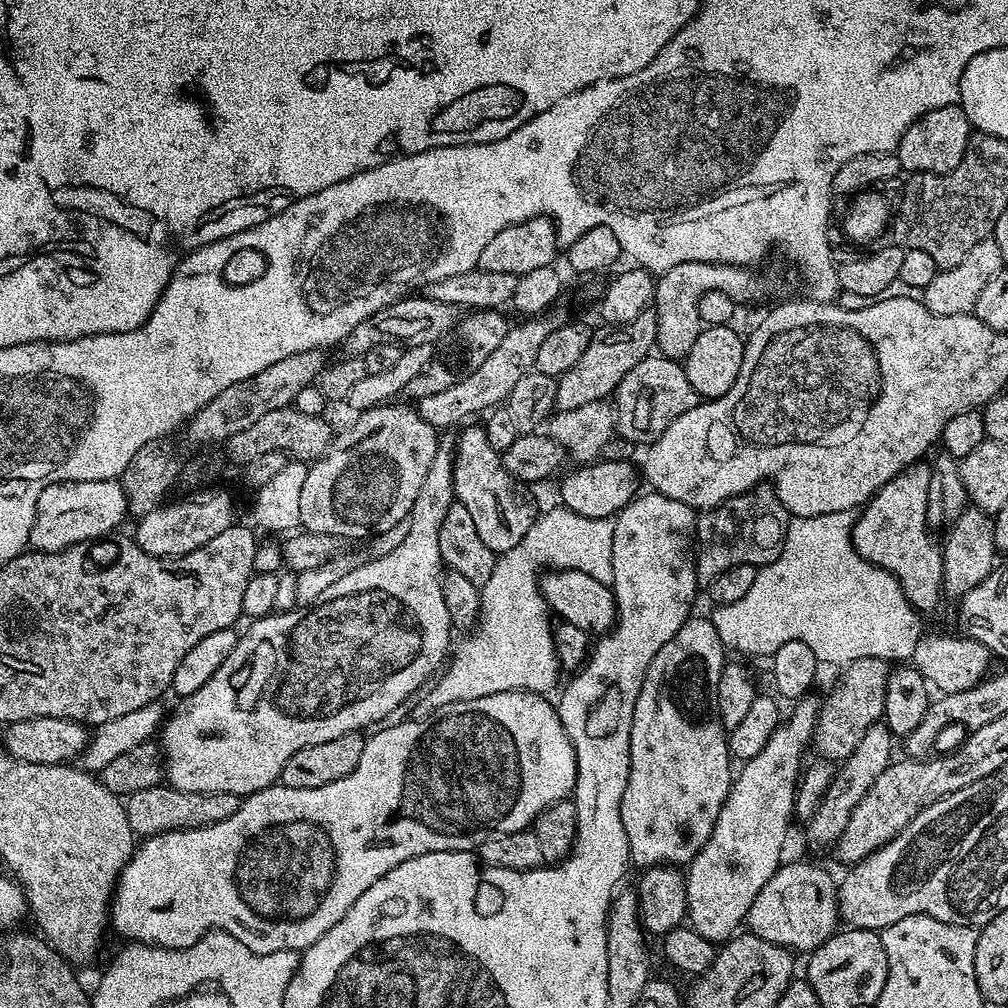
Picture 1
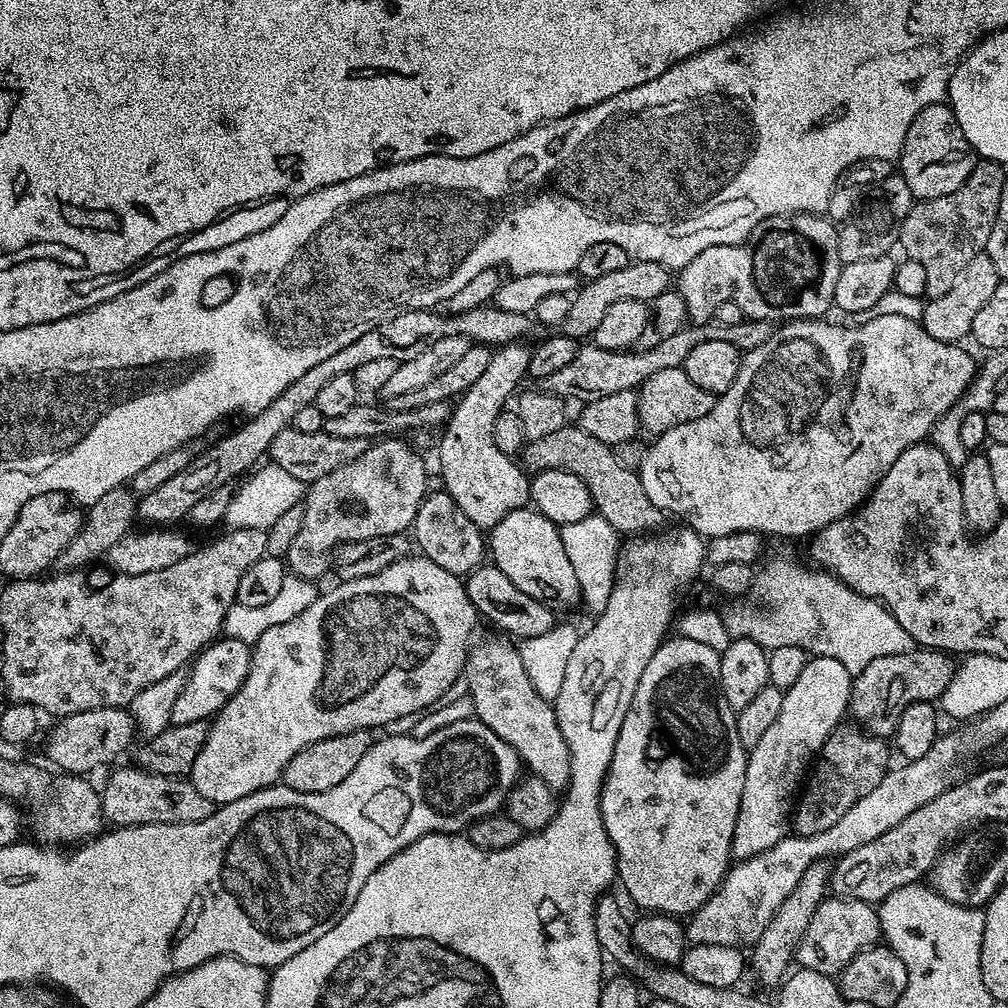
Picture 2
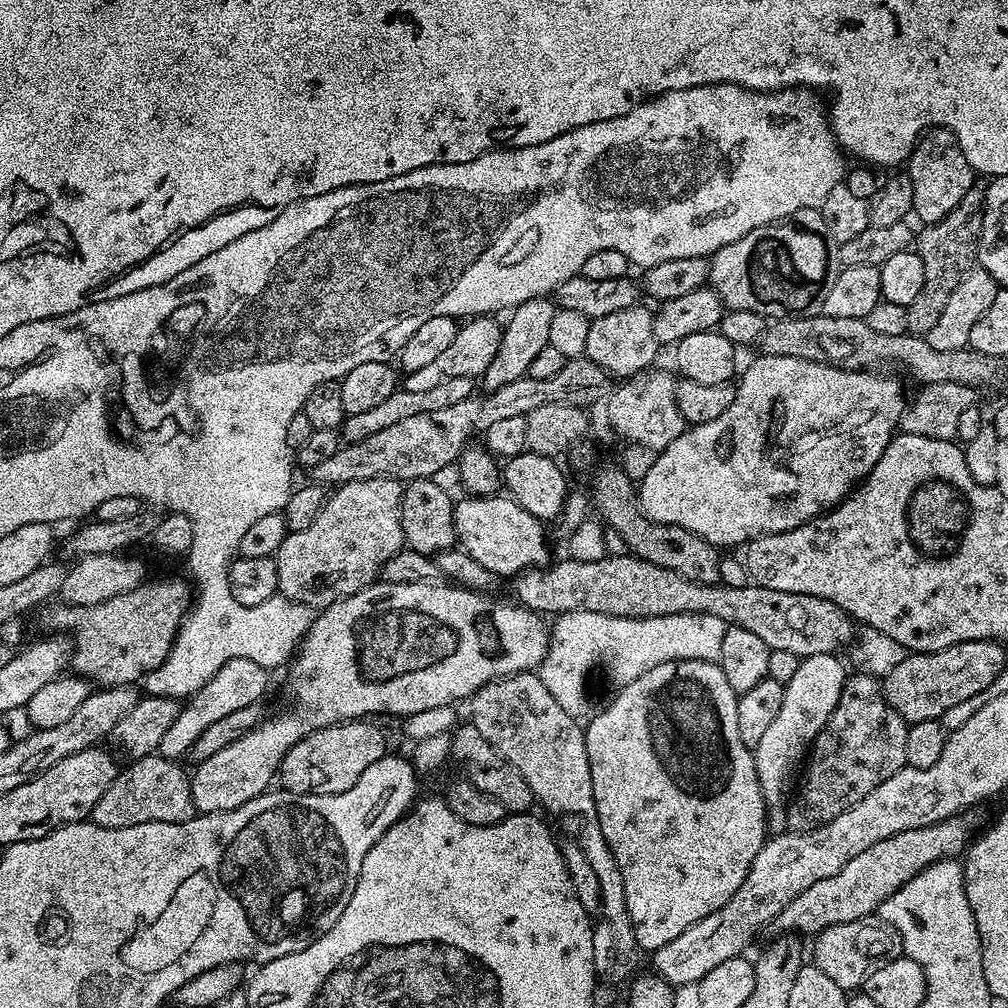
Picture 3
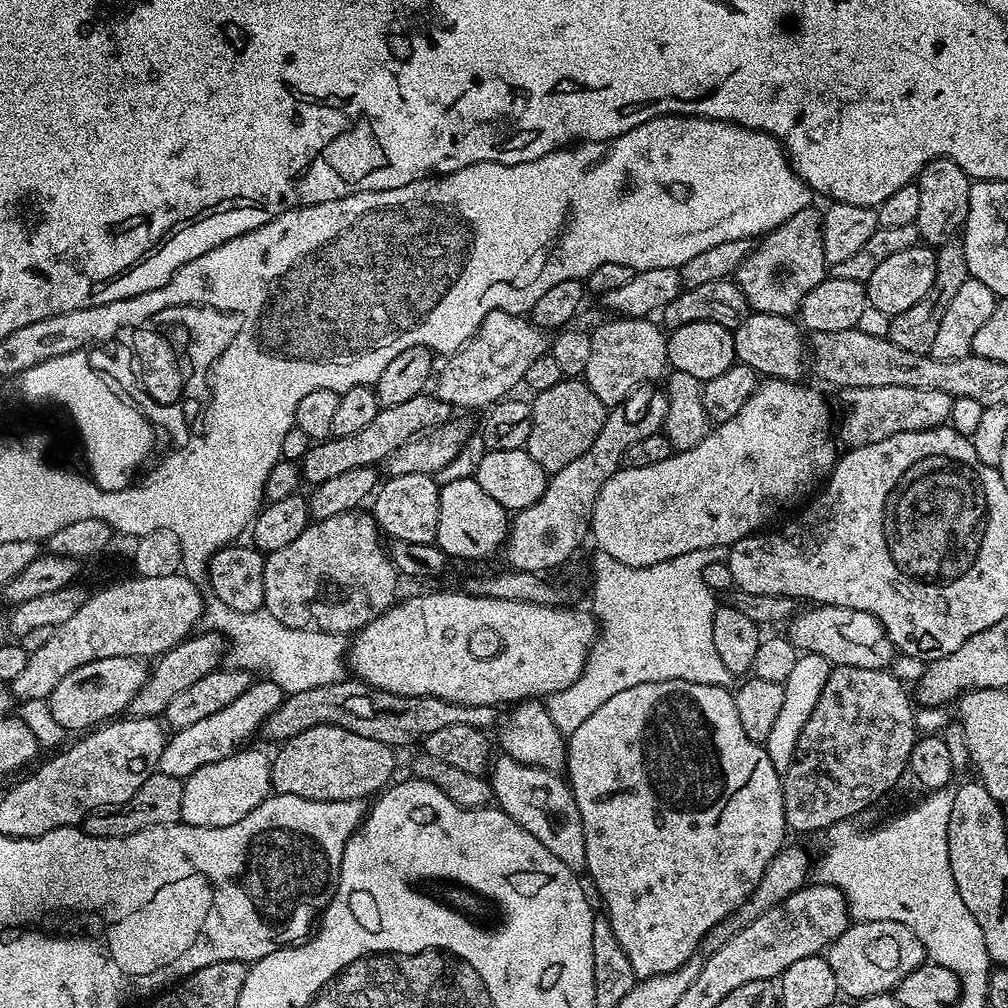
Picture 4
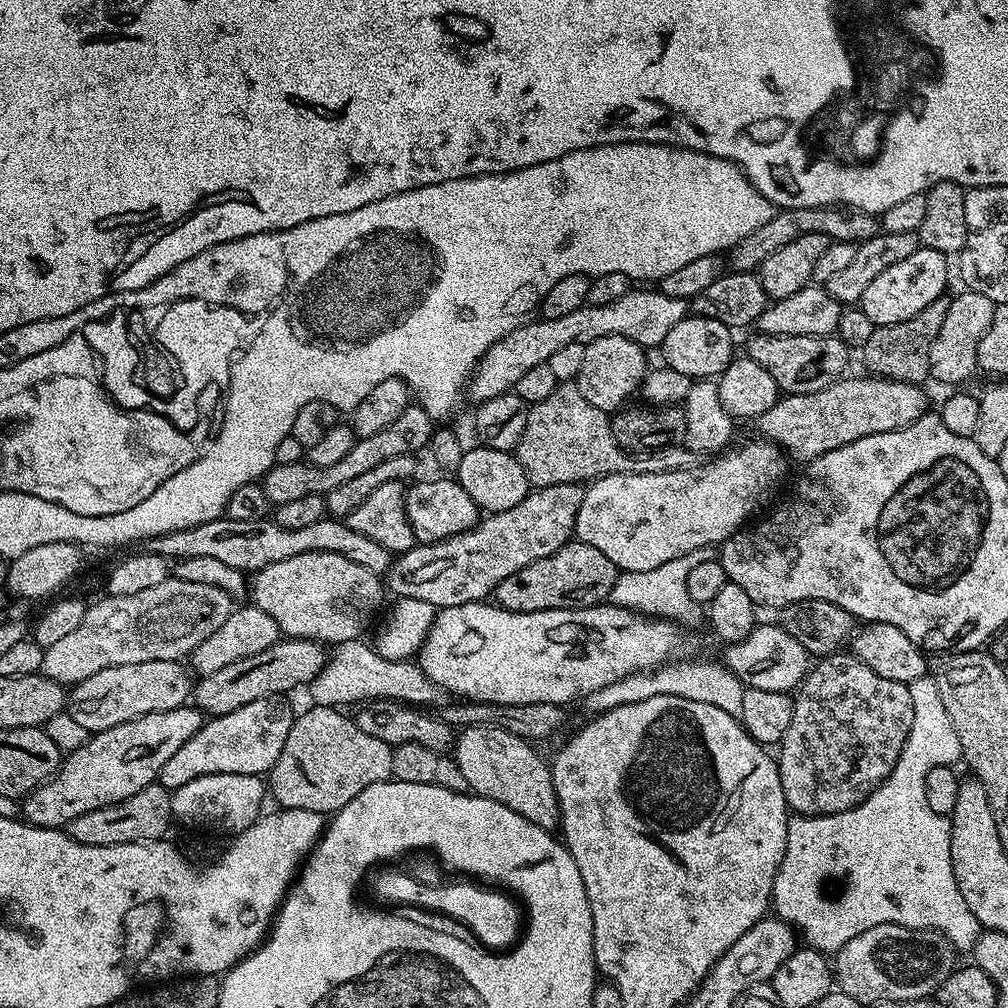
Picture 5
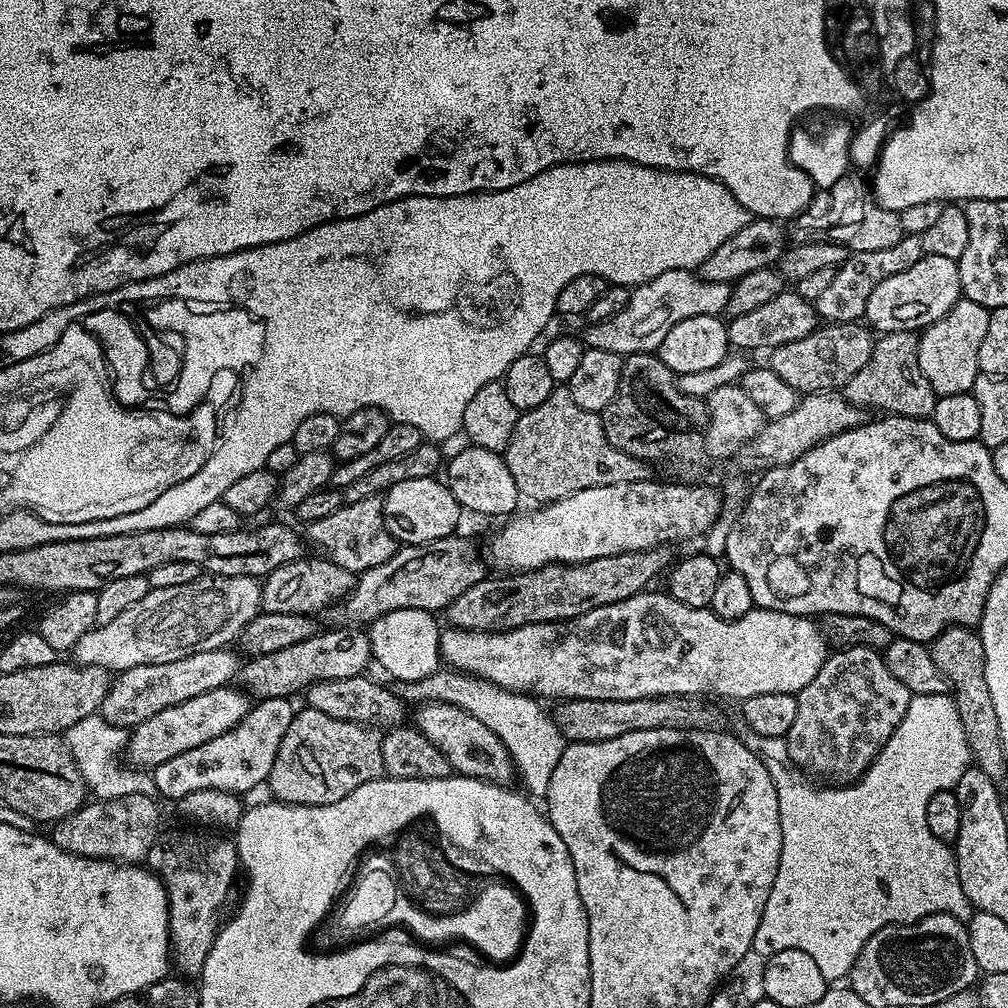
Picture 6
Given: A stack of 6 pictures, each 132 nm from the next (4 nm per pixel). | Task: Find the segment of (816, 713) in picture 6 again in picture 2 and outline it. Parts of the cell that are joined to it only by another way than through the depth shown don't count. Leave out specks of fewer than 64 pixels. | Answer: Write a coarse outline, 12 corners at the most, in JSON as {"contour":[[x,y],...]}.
{"contour":[[852,722],[829,734],[790,817],[830,830],[890,770],[887,743]]}

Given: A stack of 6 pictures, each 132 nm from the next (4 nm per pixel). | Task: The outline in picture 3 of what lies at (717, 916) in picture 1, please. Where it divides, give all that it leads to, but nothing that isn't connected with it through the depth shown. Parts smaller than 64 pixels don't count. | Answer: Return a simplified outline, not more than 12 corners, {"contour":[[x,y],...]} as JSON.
{"contour":[[839,655],[801,659],[754,749],[773,833],[784,791],[846,679]]}

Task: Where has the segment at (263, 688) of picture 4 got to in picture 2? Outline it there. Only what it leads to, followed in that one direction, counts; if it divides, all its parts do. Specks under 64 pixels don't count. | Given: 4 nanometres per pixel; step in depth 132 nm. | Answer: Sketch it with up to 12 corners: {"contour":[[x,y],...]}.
{"contour":[[213,640],[187,669],[172,723],[211,721],[246,682],[252,648]]}

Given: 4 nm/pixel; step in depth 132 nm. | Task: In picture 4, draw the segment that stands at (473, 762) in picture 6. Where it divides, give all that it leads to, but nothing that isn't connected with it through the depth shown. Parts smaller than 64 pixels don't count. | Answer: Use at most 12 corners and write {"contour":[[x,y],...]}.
{"contour":[[500,754],[495,807],[577,874],[586,838],[563,775]]}

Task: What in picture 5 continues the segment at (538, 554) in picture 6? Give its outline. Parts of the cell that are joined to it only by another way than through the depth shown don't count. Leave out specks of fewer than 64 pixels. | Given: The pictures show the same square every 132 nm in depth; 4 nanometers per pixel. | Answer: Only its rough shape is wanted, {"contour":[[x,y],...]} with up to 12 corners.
{"contour":[[763,438],[584,488],[575,539],[621,573],[723,544],[788,472]]}

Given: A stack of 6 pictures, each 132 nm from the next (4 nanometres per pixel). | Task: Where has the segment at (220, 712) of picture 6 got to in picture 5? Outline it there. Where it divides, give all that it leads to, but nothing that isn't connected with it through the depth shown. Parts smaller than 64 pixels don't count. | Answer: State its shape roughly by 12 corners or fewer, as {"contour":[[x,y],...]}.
{"contour":[[185,706],[91,733],[23,797],[63,829],[159,777],[205,719]]}

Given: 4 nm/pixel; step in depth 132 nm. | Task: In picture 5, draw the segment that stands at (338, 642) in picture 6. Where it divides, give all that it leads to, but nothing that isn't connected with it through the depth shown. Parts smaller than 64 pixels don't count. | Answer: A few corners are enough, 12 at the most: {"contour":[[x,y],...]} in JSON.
{"contour":[[282,638],[195,681],[205,717],[311,685],[319,640]]}

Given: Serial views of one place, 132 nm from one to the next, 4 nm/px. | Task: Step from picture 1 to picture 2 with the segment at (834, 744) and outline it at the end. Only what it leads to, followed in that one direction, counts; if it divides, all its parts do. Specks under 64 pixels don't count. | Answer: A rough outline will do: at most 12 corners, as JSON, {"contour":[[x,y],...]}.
{"contour":[[949,653],[874,658],[853,679],[851,719],[895,737],[902,710],[939,701]]}

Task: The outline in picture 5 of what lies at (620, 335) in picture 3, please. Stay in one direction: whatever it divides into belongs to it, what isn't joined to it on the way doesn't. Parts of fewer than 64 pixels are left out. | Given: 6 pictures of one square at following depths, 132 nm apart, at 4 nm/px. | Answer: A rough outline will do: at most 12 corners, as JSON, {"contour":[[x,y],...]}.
{"contour":[[621,336],[584,345],[577,390],[612,414],[641,387],[646,349]]}

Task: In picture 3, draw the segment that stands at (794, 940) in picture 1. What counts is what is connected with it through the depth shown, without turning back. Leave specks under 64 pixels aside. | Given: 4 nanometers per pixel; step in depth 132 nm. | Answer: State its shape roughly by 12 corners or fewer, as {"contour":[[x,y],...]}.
{"contour":[[879,918],[815,933],[811,963],[845,990],[896,959],[904,939]]}

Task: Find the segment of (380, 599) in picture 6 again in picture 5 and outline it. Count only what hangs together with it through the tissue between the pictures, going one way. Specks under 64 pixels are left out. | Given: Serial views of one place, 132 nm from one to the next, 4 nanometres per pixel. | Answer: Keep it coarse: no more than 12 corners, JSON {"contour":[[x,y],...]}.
{"contour":[[584,488],[529,491],[392,561],[393,597],[484,602],[560,550]]}

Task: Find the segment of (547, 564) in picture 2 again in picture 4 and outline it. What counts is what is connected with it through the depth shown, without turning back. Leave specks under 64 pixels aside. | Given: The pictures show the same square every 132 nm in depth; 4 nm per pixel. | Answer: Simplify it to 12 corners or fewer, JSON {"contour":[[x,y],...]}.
{"contour":[[468,475],[440,484],[435,544],[450,558],[503,549],[510,513]]}

